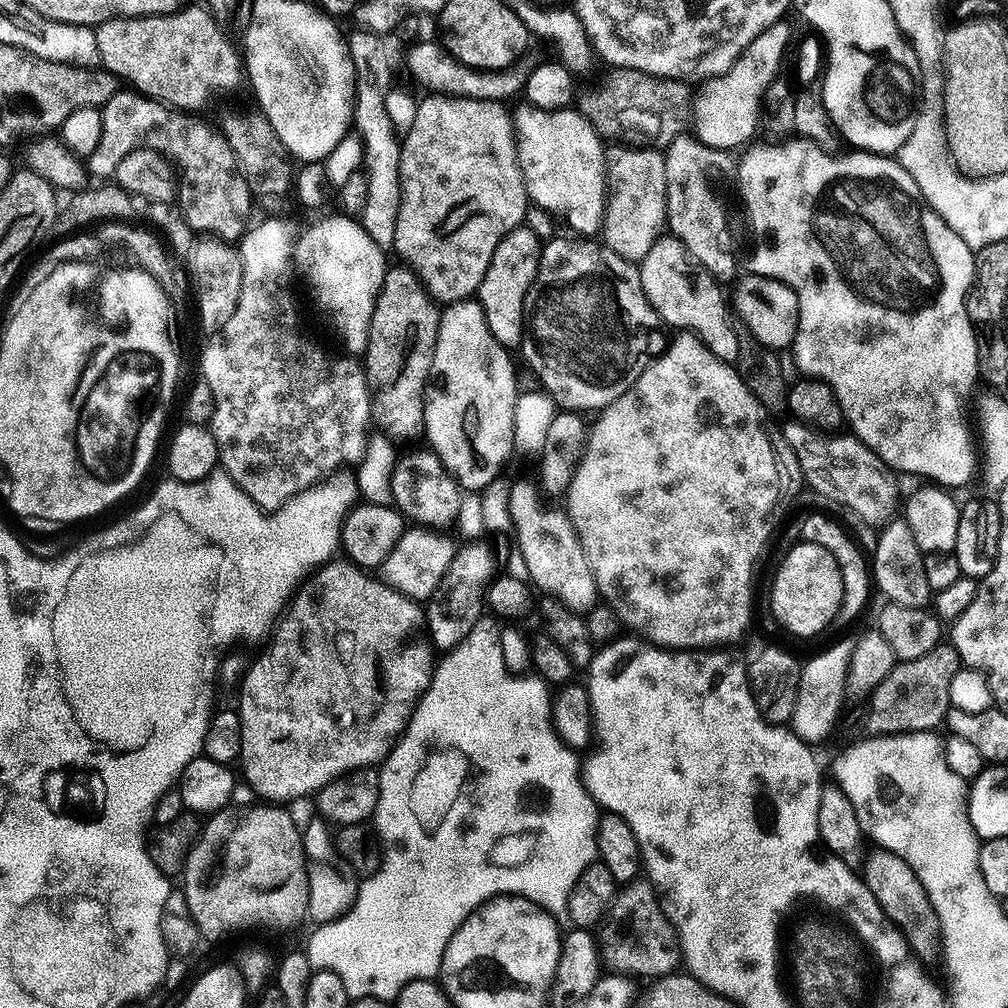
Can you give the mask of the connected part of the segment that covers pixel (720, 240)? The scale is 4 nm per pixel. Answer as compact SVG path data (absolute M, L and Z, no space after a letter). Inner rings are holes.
M681 134L663 149L666 162L666 228L686 246L688 253L714 277L717 284L728 286L737 279L736 256L728 237L728 216L712 190L712 167L722 156L721 149L706 146L692 134Z

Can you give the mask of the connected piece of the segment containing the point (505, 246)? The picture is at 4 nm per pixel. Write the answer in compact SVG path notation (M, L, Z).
M527 226L510 230L502 242L498 242L498 250L494 250L494 258L490 258L490 266L486 266L486 278L482 278L478 299L484 307L486 326L490 326L490 334L498 338L501 346L509 350L519 349L526 335L526 312L524 303L529 303L532 283L536 280L540 265L541 237L534 234Z

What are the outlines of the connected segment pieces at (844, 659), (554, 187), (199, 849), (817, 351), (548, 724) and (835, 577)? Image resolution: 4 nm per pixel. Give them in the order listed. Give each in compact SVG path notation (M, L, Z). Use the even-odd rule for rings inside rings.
M840 640L829 648L821 650L817 656L803 661L798 682L798 698L794 702L794 714L790 727L798 738L807 744L819 746L836 728L836 719L840 716L840 707L846 701L846 678L850 666L850 654L853 641Z
M520 102L517 106L516 112L511 113L512 130L516 134L516 161L522 170L522 178L524 185L528 191L529 201L535 207L544 209L549 214L557 214L561 212L562 215L568 219L568 224L573 228L573 233L579 234L584 238L592 238L601 231L602 221L604 219L604 202L606 199L606 144L600 135L594 130L594 126L590 126L590 122L583 116L575 107L569 106L566 108L559 108L558 110L542 110L538 106L529 104L527 102Z
M272 802L255 803L237 803L211 813L203 821L196 845L186 858L182 891L201 937L224 936L227 932L240 932L243 928L292 928L300 919L305 919L308 876L301 825L296 825L295 818L284 809L287 807Z
M795 138L796 140L788 140L785 144L756 144L757 142L752 142L747 145L743 149L744 157L740 160L740 169L737 170L736 176L740 179L740 196L744 199L744 208L748 211L748 220L752 223L752 232L756 235L756 253L752 256L752 261L749 262L747 271L754 276L769 276L770 278L774 278L778 282L782 282L786 286L790 286L790 290L794 290L794 294L798 294L798 330L796 331L796 336L792 339L792 347L790 349L790 355L796 359L796 364L801 368L803 375L805 377L811 378L813 380L821 380L822 382L826 382L830 386L830 390L834 390L834 394L838 398L838 402L842 406L842 410L844 411L844 419L846 421L847 427L849 428L851 435L855 436L857 440L862 441L864 445L870 450L874 450L874 454L878 454L878 458L882 458L882 462L886 462L888 467L892 469L893 472L897 474L903 474L903 472L909 472L912 476L929 476L931 483L933 485L939 486L945 490L957 490L956 488L960 488L963 484L968 484L972 480L972 475L977 475L978 472L978 454L972 450L972 440L974 444L974 438L968 434L968 428L964 422L964 400L963 396L967 394L968 391L971 390L972 387L975 386L976 380L978 381L978 377L980 376L980 354L981 350L979 346L976 344L976 329L972 326L972 320L968 316L968 293L972 291L972 282L976 278L976 258L974 255L974 250L970 246L966 246L966 242L962 242L962 238L958 238L958 234L954 234L954 230L950 230L950 226L946 226L946 222L941 218L941 216L934 220L934 230L938 232L938 238L930 238L930 246L932 246L932 252L934 252L934 256L936 256L936 262L938 262L938 266L940 266L940 272L942 272L942 284L944 284L944 288L940 288L938 292L932 292L932 302L926 302L926 300L922 300L922 298L916 298L916 286L910 286L910 284L916 284L916 282L912 282L912 278L908 276L908 278L902 278L902 276L898 276L898 278L894 278L894 270L890 270L892 266L892 258L894 258L894 250L892 248L888 248L888 238L892 238L894 236L894 224L898 222L898 218L894 218L894 214L896 216L900 216L898 212L902 210L900 206L906 202L906 200L921 200L922 197L920 195L920 191L918 190L918 182L914 182L914 178L910 178L910 174L905 168L900 165L899 159L893 158L888 154L877 154L874 152L862 152L859 150L847 150L848 152L844 152L841 156L835 156L837 153L835 151L829 150L827 148L820 148L815 144L812 140L806 140L803 138ZM882 202L888 202L890 204L890 208L882 208Z
M481 618L470 630L470 634L466 634L466 638L458 642L458 646L447 649L441 655L444 656L441 660L439 657L432 673L430 686L416 703L404 733L397 740L396 745L388 751L388 757L378 768L380 773L378 804L371 823L374 825L382 849L380 865L372 875L365 876L359 881L356 900L343 916L336 920L317 923L312 928L314 929L312 937L306 945L310 966L318 972L330 970L338 974L338 978L342 978L342 986L346 986L349 1000L373 996L395 1001L402 986L415 980L431 980L439 977L444 951L450 938L455 934L456 927L485 900L490 900L494 896L521 896L550 913L557 925L567 925L570 890L574 888L574 882L578 880L582 870L597 859L598 805L584 787L581 761L579 759L576 761L577 753L566 747L552 729L552 696L549 685L535 674L512 675L508 672L502 658L501 629L501 625L495 619Z
M797 542L787 551L772 576L772 617L792 636L816 636L833 627L842 606L842 570L826 546Z

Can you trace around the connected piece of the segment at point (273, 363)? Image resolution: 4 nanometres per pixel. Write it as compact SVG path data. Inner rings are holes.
M264 220L261 224L253 223L238 241L238 251L242 262L242 294L238 294L238 306L222 330L211 337L200 356L200 372L203 383L210 386L214 394L214 414L210 421L212 437L218 446L219 467L240 487L259 508L265 512L276 512L291 496L297 496L302 490L319 484L321 480L333 475L341 467L355 466L360 463L364 447L370 435L372 419L372 398L367 375L355 359L340 354L340 357L327 356L312 340L307 340L300 333L300 316L296 313L296 300L292 297L292 276L294 277L294 231L284 220Z

